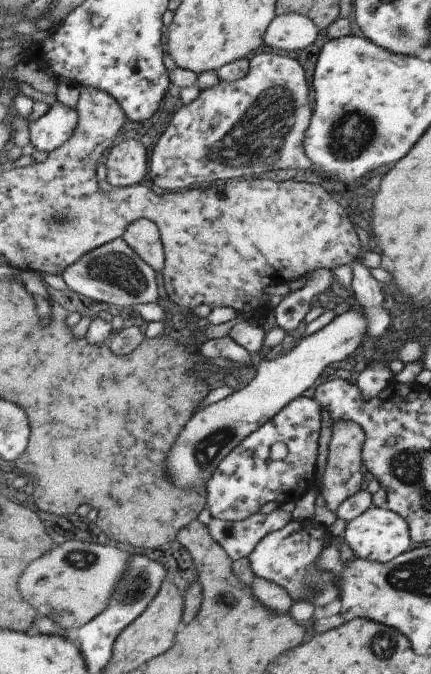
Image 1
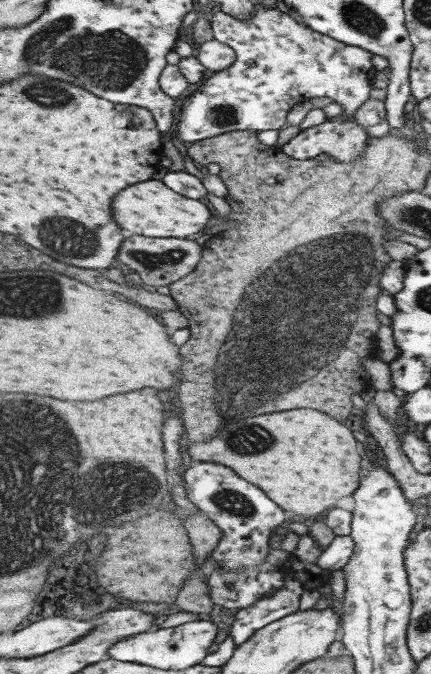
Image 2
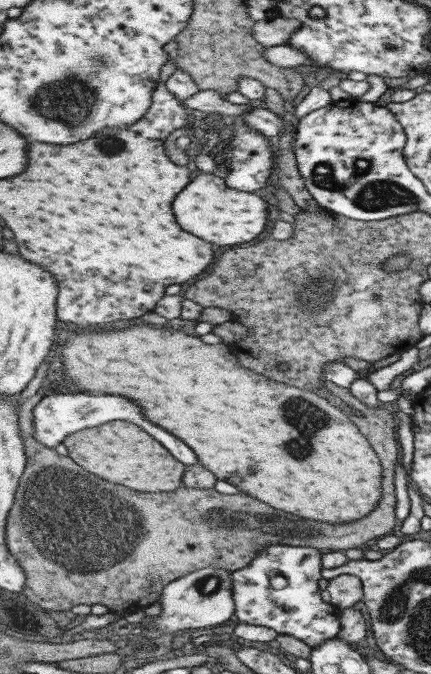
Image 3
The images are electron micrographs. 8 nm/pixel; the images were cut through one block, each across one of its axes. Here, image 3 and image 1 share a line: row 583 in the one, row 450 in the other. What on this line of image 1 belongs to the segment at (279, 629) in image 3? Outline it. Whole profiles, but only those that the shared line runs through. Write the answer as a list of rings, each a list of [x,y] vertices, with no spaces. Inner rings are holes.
[[[302,396],[296,398],[290,405],[287,405],[273,420],[266,422],[265,425],[261,426],[259,430],[256,430],[250,437],[247,437],[241,445],[237,446],[233,452],[229,453],[229,456],[223,460],[222,464],[219,465],[219,468],[215,470],[215,476],[209,480],[206,489],[207,489],[207,500],[208,508],[212,512],[212,516],[219,518],[219,520],[227,520],[231,522],[239,522],[245,518],[253,516],[255,512],[259,512],[267,502],[277,502],[280,506],[292,507],[296,502],[300,500],[301,497],[304,497],[313,487],[316,487],[316,475],[318,473],[317,468],[317,456],[319,456],[319,436],[321,436],[321,405],[318,400],[314,397]],[[277,444],[283,444],[286,448],[286,456],[280,460],[273,460],[273,448]]]

